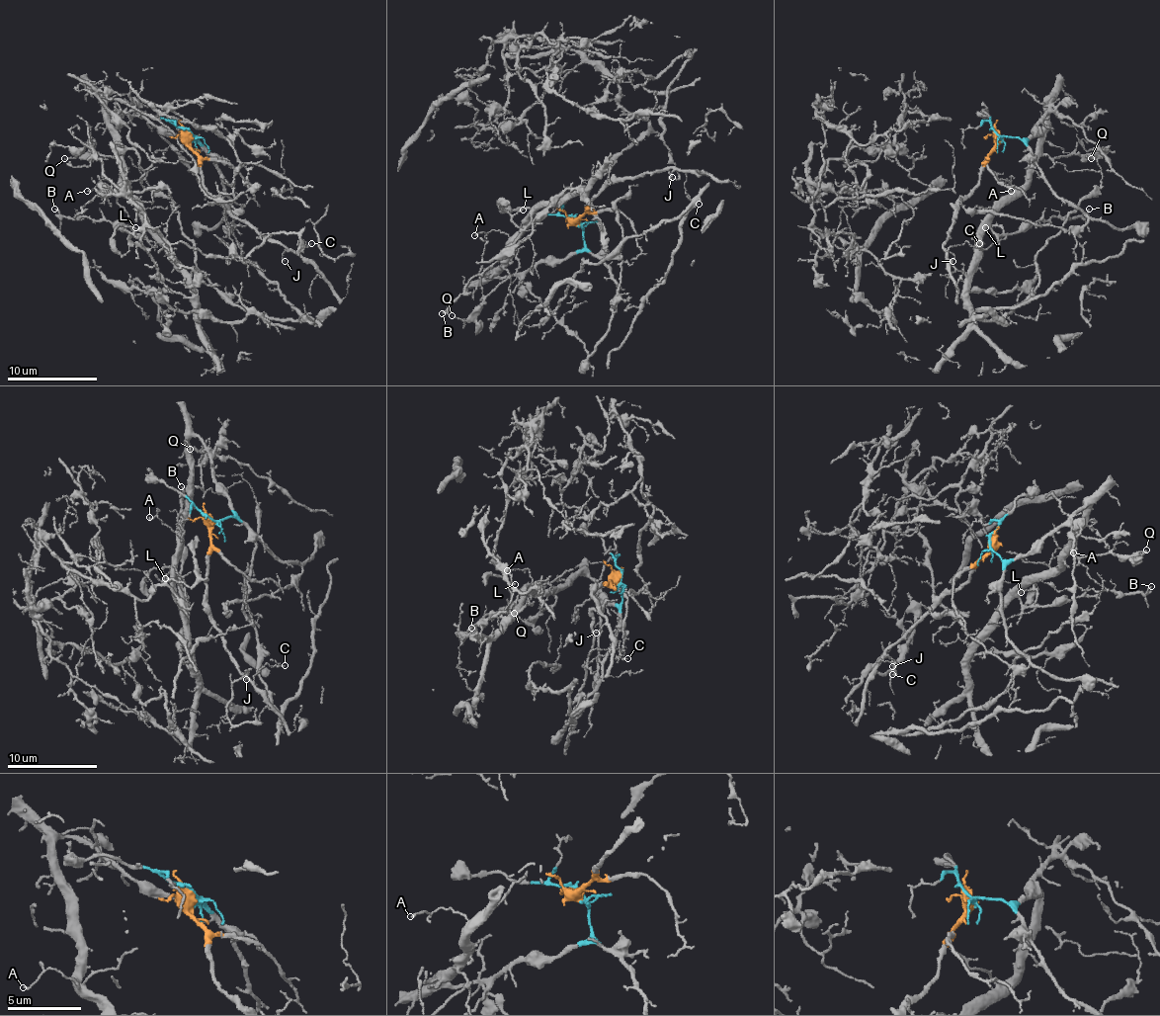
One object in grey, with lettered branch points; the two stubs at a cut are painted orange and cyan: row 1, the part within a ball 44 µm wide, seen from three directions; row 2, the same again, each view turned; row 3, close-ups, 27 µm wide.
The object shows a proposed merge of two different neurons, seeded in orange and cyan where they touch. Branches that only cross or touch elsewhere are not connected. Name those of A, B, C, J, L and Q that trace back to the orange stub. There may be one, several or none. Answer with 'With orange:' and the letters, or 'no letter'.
With orange: C, J

